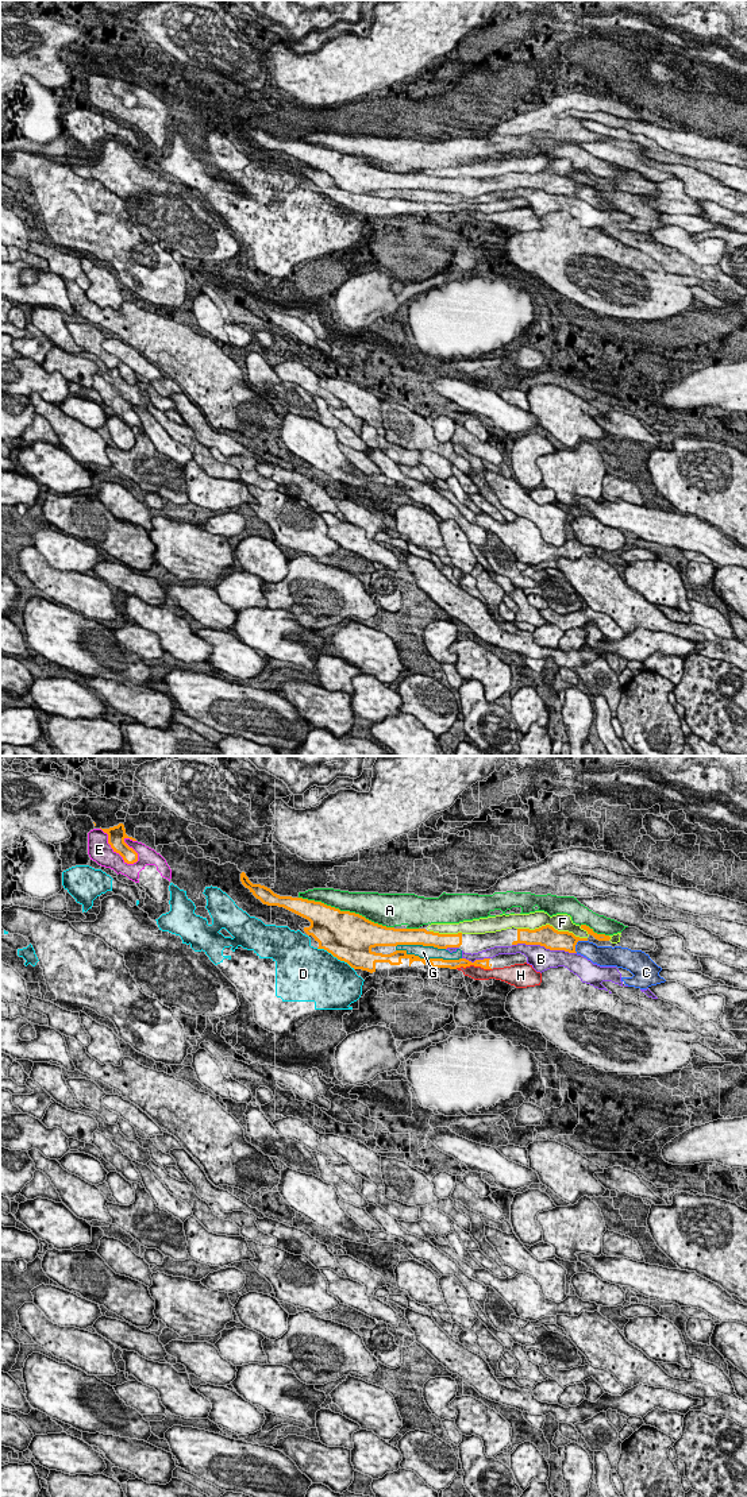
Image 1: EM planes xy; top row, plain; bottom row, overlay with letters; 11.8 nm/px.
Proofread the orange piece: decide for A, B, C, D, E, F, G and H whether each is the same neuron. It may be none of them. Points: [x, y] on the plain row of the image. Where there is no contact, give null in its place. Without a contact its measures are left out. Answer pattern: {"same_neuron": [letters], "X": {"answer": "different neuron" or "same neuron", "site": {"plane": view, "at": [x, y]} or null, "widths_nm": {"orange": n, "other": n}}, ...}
{"same_neuron": [], "A": {"answer": "different neuron", "site": {"plane": "xy", "at": [346, 155]}, "widths_nm": {"orange": 500, "other": 280}}, "B": {"answer": "different neuron", "site": {"plane": "xy", "at": [545, 191]}, "widths_nm": {"orange": 260, "other": 280}}, "C": {"answer": "different neuron", "site": {"plane": "xy", "at": [577, 185]}, "widths_nm": {"orange": 240, "other": 200}}, "D": {"answer": "different neuron", "site": {"plane": "xy", "at": [335, 200]}, "widths_nm": {"orange": 500, "other": 480}}, "E": {"answer": "different neuron", "site": {"plane": "xy", "at": [115, 95]}, "widths_nm": {"orange": 220, "other": 280}}, "F": {"answer": "different neuron", "site": {"plane": "xy", "at": [551, 170]}, "widths_nm": {"orange": 260, "other": 220}}, "G": {"answer": "different neuron", "site": {"plane": "xy", "at": [427, 203]}, "widths_nm": {"orange": 190, "other": 160}}, "H": {"answer": "different neuron", "site": {"plane": "xy", "at": [473, 208]}, "widths_nm": {"orange": 130, "other": 160}}}

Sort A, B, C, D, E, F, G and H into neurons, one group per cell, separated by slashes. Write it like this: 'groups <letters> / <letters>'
groups A / B G / C / D / E / F / H

